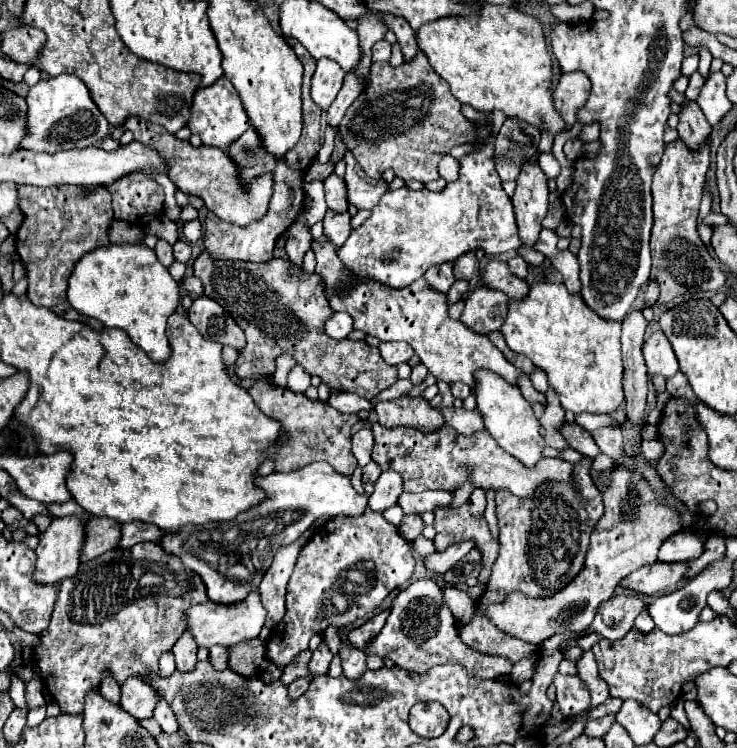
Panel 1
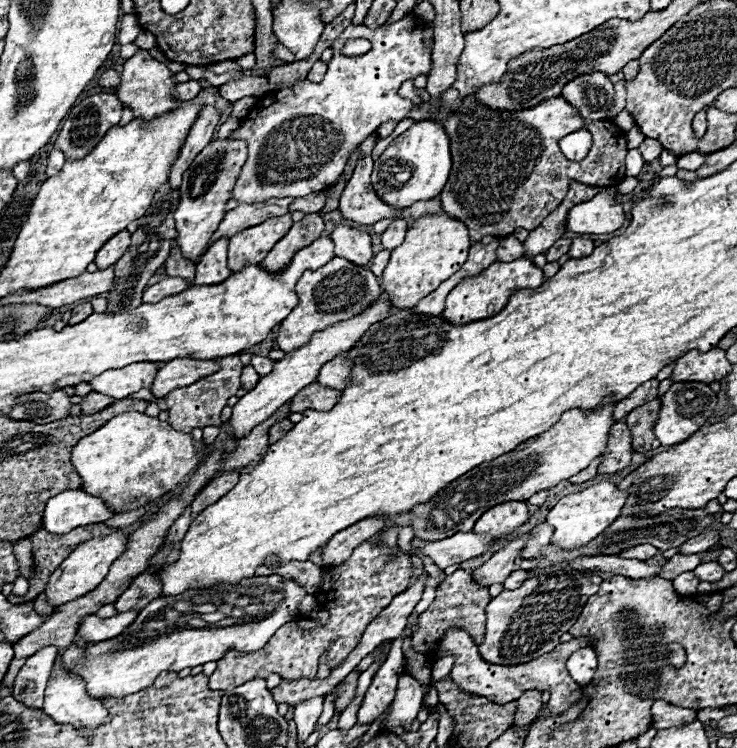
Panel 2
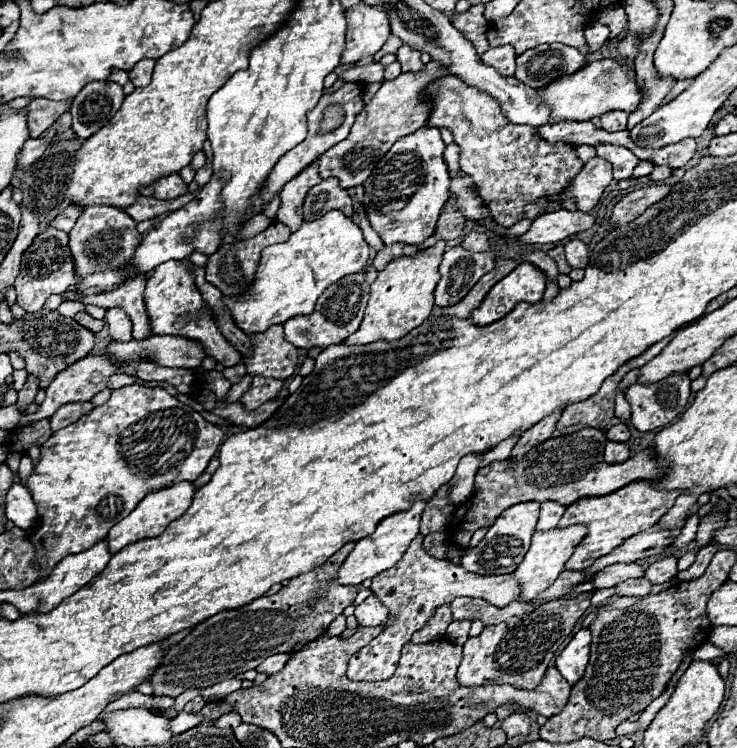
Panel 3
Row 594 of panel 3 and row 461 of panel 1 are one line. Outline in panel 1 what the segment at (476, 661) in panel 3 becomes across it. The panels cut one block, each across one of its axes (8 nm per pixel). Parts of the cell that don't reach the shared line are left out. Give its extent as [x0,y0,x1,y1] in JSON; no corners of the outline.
[480,456,602,604]

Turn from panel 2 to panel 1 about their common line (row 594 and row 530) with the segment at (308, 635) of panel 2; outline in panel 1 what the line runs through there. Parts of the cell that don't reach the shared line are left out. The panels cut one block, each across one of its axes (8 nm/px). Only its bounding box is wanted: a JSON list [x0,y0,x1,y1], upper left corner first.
[266,508,414,668]

